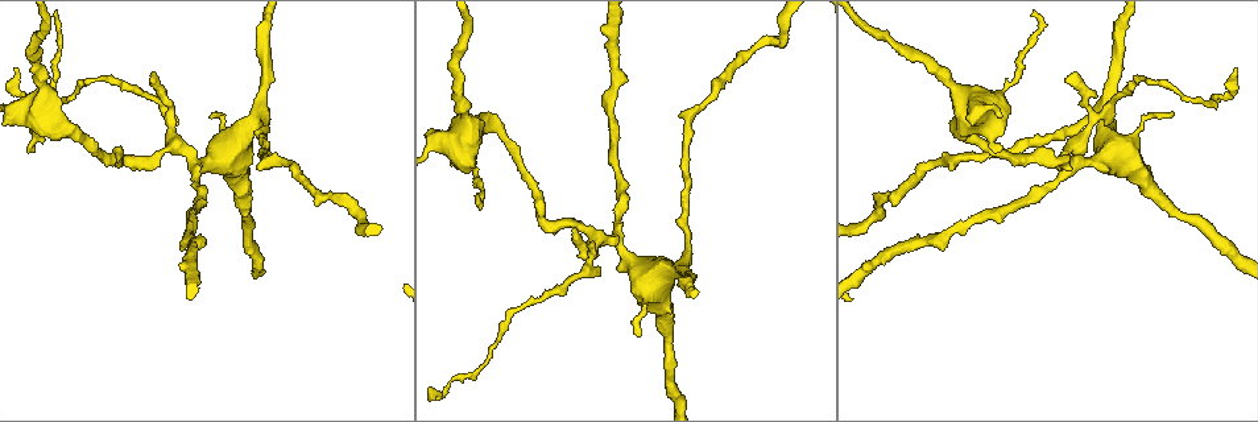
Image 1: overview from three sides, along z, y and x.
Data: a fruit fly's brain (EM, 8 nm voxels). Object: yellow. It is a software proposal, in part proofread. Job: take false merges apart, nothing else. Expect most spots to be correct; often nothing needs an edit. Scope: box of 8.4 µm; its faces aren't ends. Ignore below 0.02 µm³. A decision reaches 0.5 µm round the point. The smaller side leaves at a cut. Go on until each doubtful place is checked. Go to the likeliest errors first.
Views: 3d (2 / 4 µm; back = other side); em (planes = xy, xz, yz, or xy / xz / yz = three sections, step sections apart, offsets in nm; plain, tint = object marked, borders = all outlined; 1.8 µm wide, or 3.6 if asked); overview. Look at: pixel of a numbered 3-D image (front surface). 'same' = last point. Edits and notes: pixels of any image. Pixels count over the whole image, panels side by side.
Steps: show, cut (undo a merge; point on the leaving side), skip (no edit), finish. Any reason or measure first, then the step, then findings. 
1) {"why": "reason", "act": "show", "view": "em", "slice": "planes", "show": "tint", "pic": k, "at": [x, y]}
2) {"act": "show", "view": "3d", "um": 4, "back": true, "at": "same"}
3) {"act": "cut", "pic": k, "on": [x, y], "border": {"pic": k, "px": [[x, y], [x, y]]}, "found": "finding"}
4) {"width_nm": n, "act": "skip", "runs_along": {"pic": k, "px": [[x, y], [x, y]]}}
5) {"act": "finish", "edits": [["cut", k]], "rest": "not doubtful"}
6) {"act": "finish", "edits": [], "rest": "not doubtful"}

{"act": "show", "view": "3d", "um": 4, "pic": 1, "at": [1079, 158]}

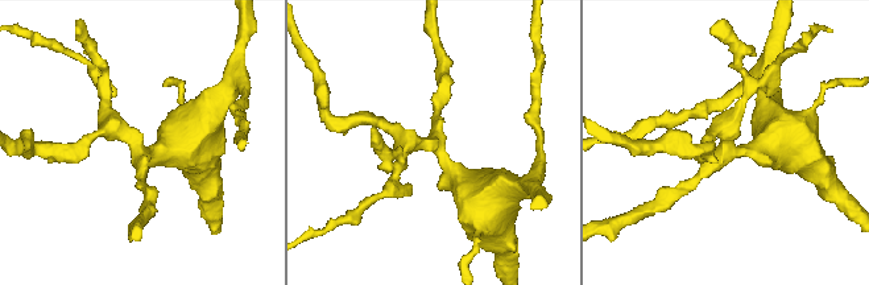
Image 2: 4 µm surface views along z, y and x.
{"arms": 4, "act": "show", "view": "em", "slice": "xy", "step": 4, "show": "tint", "pic": 2, "at": [727, 146]}

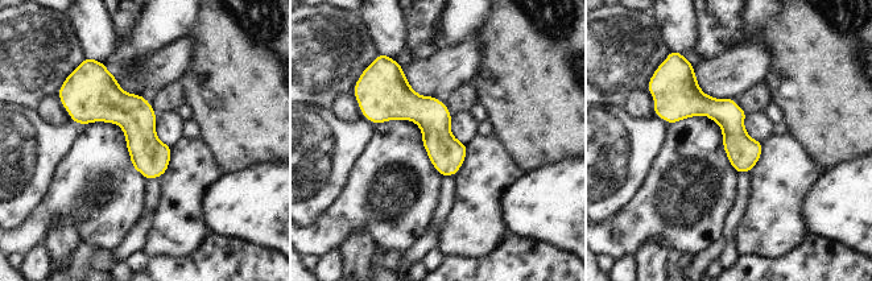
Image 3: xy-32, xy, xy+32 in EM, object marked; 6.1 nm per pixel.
{"why": "another direction", "act": "show", "view": "em", "slice": "planes", "show": "tint", "at": "same"}

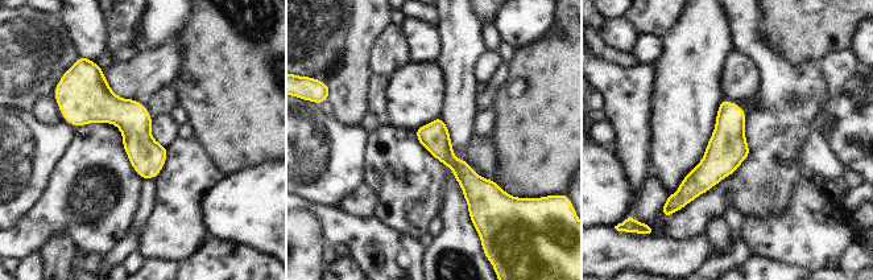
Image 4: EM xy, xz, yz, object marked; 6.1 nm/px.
{"act": "skip", "runs_along": {"pic": 4, "px": [[733, 106], [727, 149], [679, 201]]}, "found": "all the same neuron"}

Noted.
{"why": "arms part here", "act": "show", "view": "em", "slice": "xy", "step": 4, "show": "plain", "pic": 1, "at": [260, 113]}

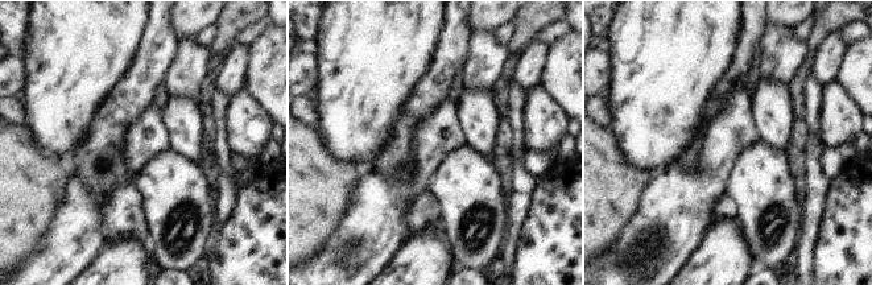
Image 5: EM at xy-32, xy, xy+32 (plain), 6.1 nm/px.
{"act": "show", "view": "em", "slice": "xy", "step": 4, "show": "tint", "at": "same"}

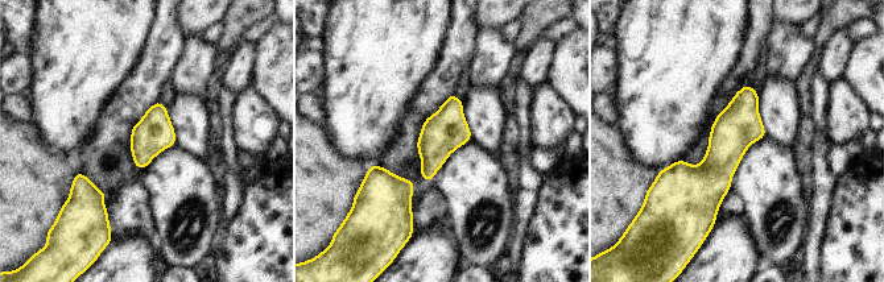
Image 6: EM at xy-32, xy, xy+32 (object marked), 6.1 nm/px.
{"act": "skip", "found": "one neuron here"}

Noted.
{"why": "sharp bend", "act": "show", "view": "3d", "um": 4, "pic": 1, "at": [455, 141]}

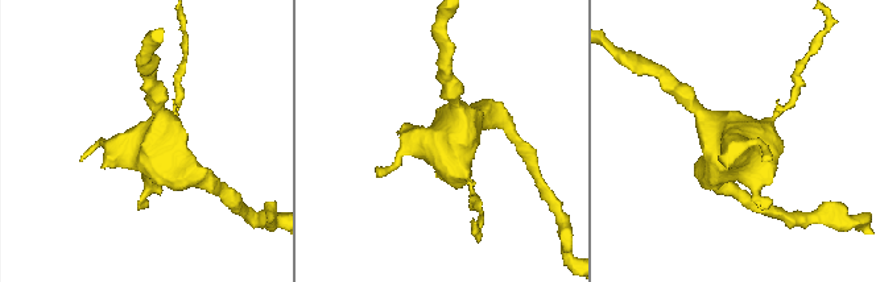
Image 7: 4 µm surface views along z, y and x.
{"act": "show", "view": "em", "slice": "yz", "step": 4, "show": "tint", "pic": 7, "at": [143, 145]}

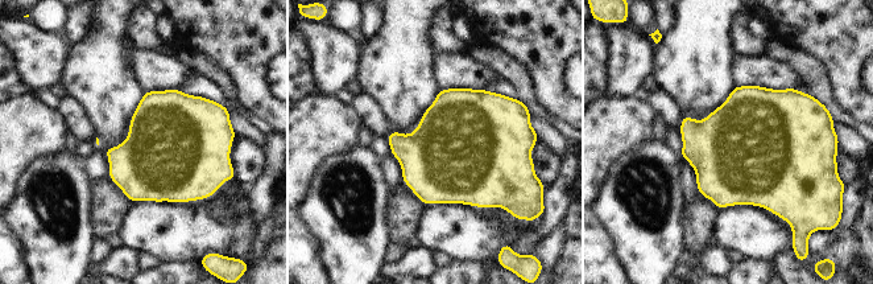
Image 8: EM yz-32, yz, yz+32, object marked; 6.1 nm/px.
{"why": "cut it another way", "act": "show", "view": "em", "slice": "xz", "step": 16, "show": "tint", "at": "same"}

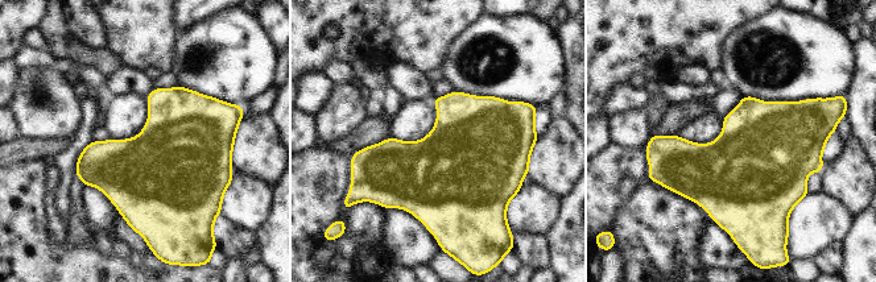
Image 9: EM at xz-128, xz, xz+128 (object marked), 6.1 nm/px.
{"act": "skip", "found": "one neuron here"}

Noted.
{"act": "finish", "edits": [], "rest": "not doubtful"}

